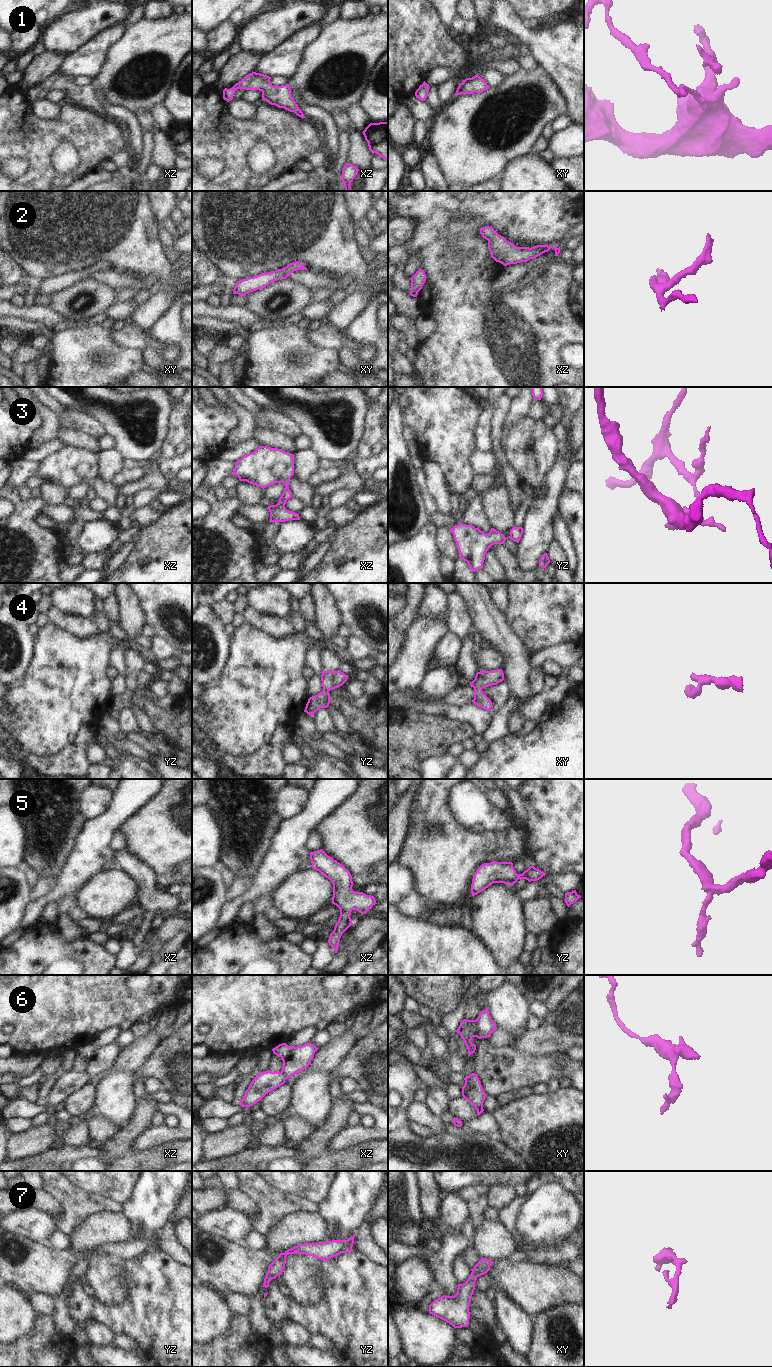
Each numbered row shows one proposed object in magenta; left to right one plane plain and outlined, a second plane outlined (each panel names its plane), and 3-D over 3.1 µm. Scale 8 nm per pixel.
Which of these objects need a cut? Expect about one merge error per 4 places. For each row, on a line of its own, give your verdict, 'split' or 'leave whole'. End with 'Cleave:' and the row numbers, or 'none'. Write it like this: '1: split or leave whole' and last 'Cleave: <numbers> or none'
1: leave whole
2: leave whole
3: leave whole
4: leave whole
5: leave whole
6: split
7: leave whole
Cleave: 6

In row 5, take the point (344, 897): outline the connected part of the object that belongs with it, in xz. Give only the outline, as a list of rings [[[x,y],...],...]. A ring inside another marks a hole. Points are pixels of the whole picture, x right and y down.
[[[325,851],[310,852],[312,868],[319,871],[333,884],[332,904],[340,909],[340,917],[328,939],[329,945],[338,951],[342,934],[351,926],[351,911],[357,910],[365,914],[376,903],[374,896],[352,889],[353,881],[350,872],[339,862],[328,856]]]

